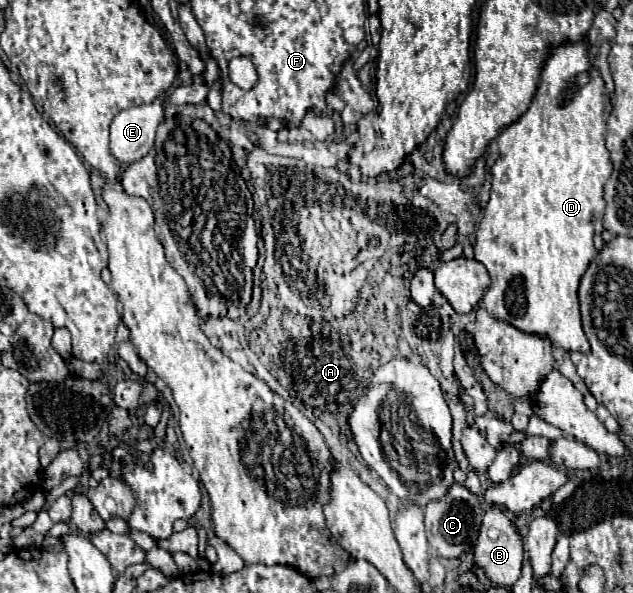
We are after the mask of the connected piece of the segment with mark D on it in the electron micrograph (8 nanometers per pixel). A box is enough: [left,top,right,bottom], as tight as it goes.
[474,39,612,351]

